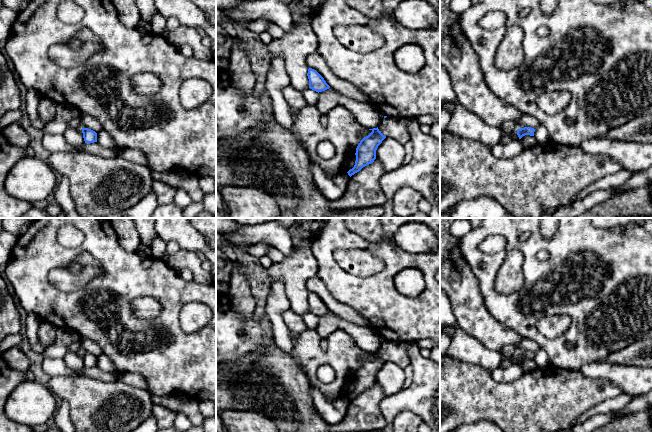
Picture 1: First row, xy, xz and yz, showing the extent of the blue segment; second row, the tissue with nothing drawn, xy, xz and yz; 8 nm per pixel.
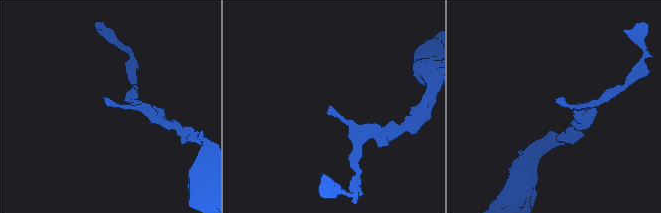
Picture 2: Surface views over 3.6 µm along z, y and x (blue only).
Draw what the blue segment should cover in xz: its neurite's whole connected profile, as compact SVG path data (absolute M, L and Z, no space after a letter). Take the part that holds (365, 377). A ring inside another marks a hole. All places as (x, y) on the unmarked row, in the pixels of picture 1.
M378 351L369 354L372 356L364 361L356 372L355 389L347 396L350 401L359 396L363 391L374 386L376 383L376 374L386 362L386 360L379 355Z

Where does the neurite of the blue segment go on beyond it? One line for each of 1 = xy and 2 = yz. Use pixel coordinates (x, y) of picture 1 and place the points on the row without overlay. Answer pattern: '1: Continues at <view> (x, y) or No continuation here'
1: No continuation here
2: No continuation here

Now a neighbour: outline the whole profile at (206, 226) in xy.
M187 218L205 242L216 251L216 218Z

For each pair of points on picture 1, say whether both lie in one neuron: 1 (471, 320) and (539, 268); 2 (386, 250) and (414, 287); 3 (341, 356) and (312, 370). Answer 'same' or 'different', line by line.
1: different
2: different
3: same

